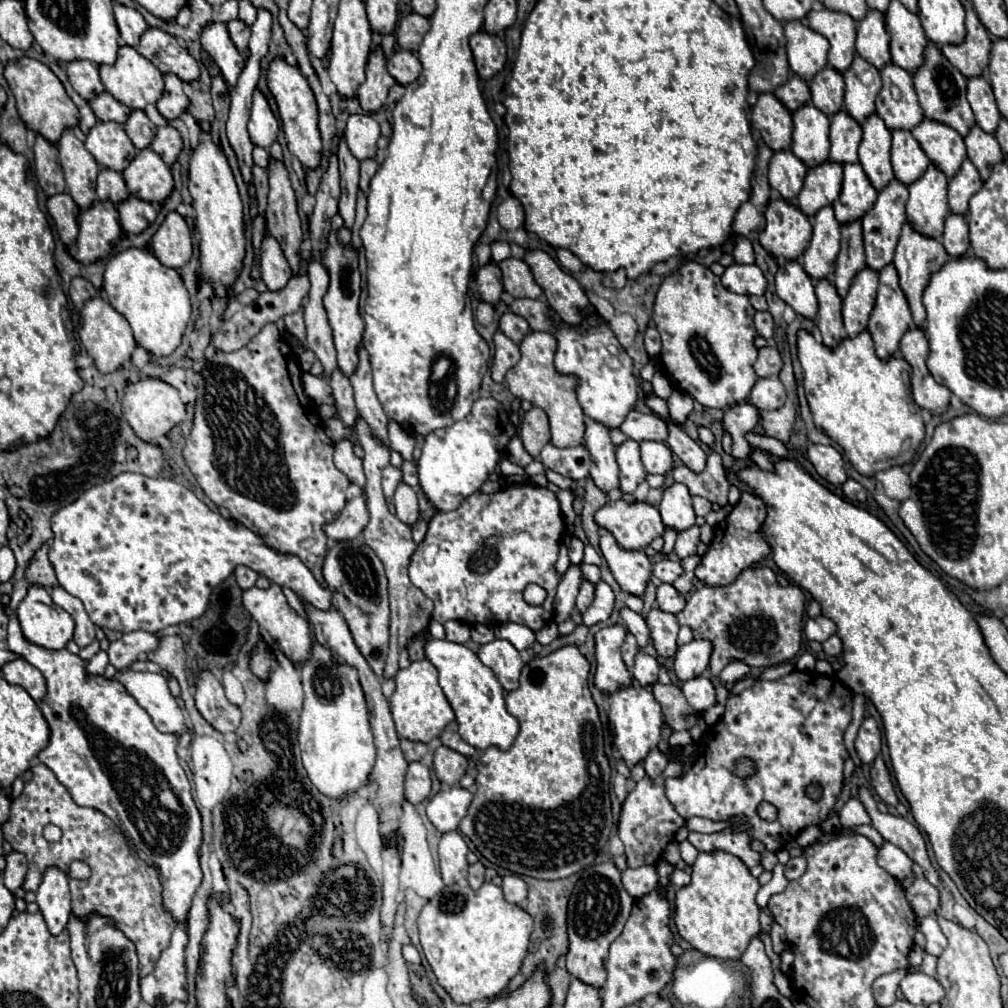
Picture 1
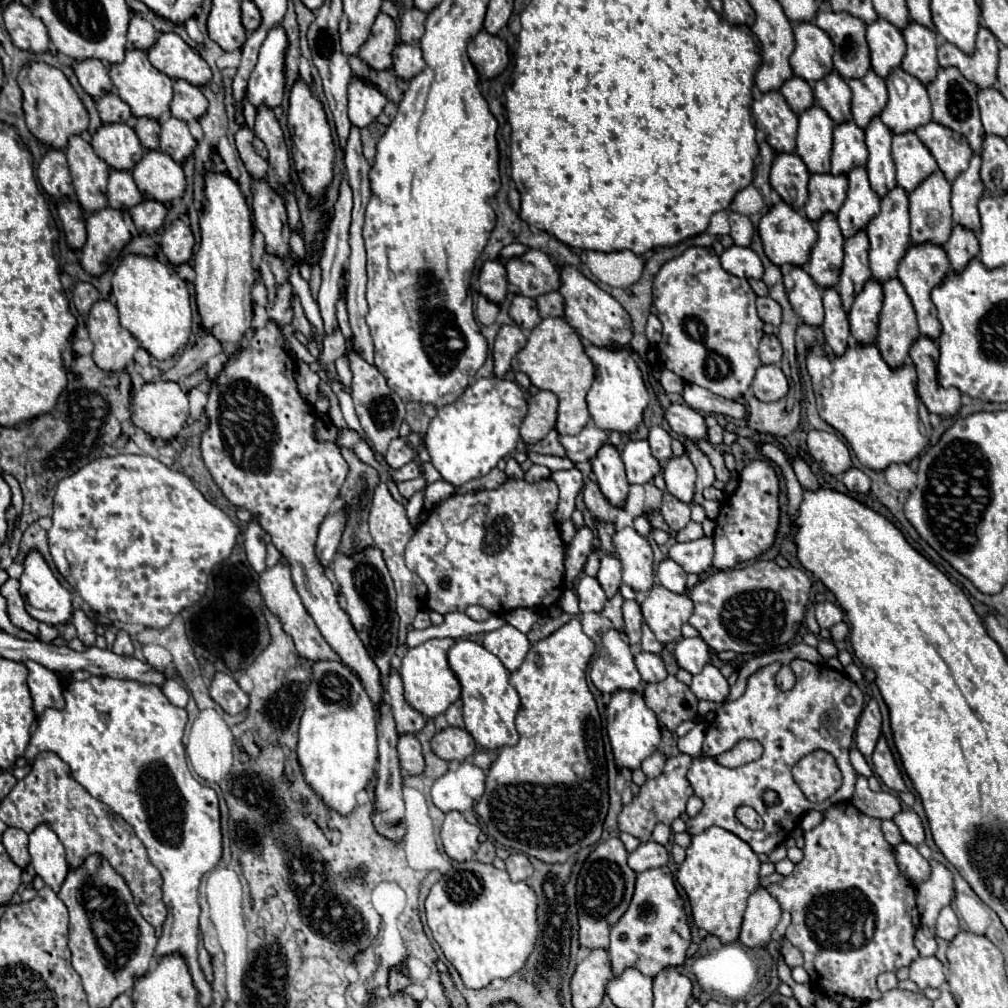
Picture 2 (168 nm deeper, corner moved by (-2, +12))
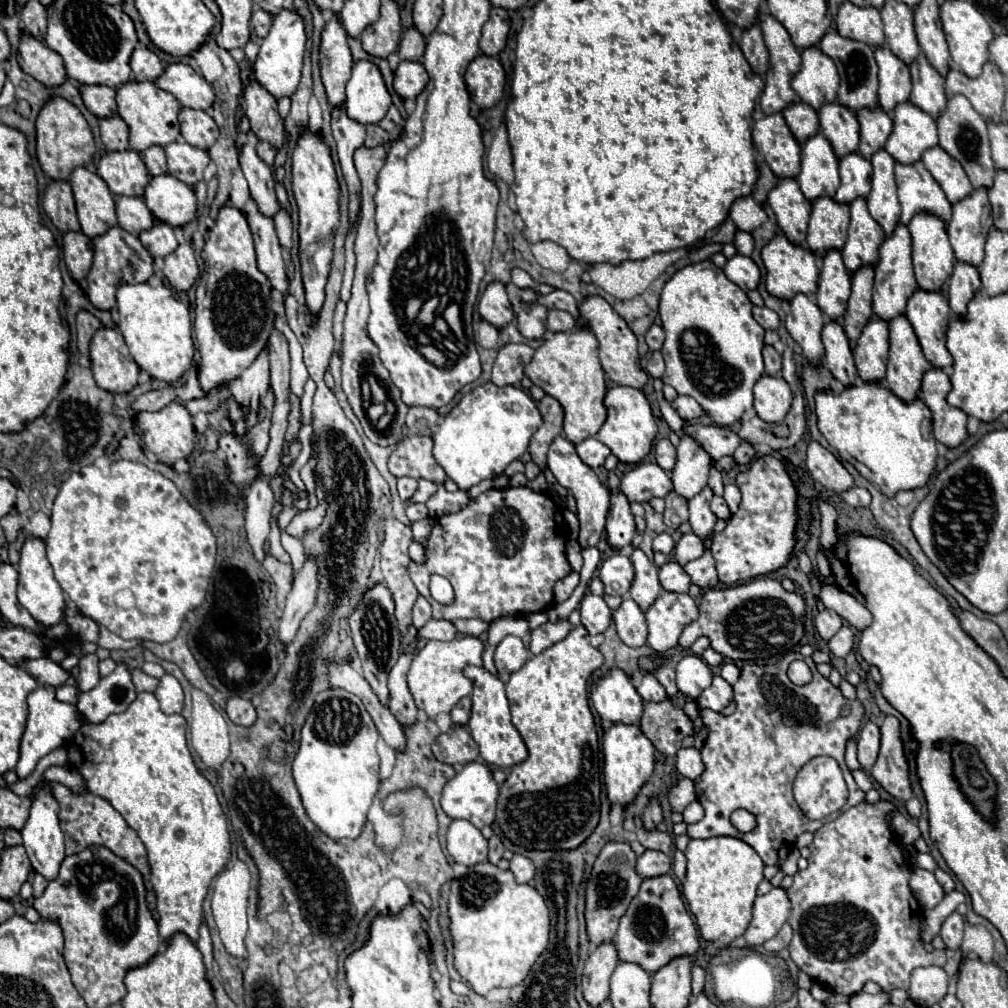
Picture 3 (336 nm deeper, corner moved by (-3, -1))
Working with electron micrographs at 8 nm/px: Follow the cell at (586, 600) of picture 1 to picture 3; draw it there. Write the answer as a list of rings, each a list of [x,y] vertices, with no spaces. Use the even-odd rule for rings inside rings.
[[[586,594],[580,602],[580,614],[582,614],[582,626],[588,630],[588,634],[600,634],[610,626],[612,612],[606,606],[602,596]]]

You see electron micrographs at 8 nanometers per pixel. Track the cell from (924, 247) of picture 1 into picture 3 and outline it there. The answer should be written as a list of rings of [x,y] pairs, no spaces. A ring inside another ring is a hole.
[[[918,288],[908,298],[906,318],[910,320],[914,332],[916,332],[918,340],[920,340],[924,356],[936,368],[948,368],[948,366],[952,366],[952,356],[948,356],[948,350],[944,348],[944,320],[948,320],[948,316],[950,316],[950,306],[948,306],[944,290],[932,290],[932,292],[928,292],[928,290]]]

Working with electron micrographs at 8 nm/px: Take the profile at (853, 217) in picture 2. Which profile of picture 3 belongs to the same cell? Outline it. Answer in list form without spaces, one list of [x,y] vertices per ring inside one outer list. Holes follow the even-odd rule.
[[[858,196],[850,202],[850,228],[842,252],[844,264],[850,272],[860,268],[860,264],[876,264],[876,248],[884,240],[884,230],[870,216],[866,198]]]

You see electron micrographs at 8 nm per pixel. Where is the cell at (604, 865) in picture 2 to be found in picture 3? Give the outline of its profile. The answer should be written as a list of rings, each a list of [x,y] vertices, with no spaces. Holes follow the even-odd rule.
[[[608,842],[602,848],[600,856],[596,858],[592,874],[586,882],[586,910],[584,910],[588,938],[594,946],[614,940],[620,918],[628,910],[632,898],[638,894],[642,878],[636,874],[634,866],[636,866],[636,854],[630,850],[626,842]]]

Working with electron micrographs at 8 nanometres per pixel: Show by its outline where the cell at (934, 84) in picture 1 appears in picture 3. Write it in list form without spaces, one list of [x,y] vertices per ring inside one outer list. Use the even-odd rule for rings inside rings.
[[[956,94],[948,98],[946,110],[938,116],[938,144],[940,148],[944,148],[952,158],[956,158],[962,168],[966,170],[970,182],[974,188],[988,188],[988,184],[992,184],[992,176],[996,172],[996,166],[992,162],[990,156],[990,142],[988,142],[988,130],[986,130],[986,122],[984,118],[972,108],[972,104],[968,102],[966,96]]]

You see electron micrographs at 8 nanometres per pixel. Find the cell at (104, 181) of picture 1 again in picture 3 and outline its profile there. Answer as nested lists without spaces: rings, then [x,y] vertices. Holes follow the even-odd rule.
[[[116,196],[116,216],[118,226],[134,236],[138,236],[142,230],[152,228],[154,224],[154,216],[148,212],[140,196]]]

